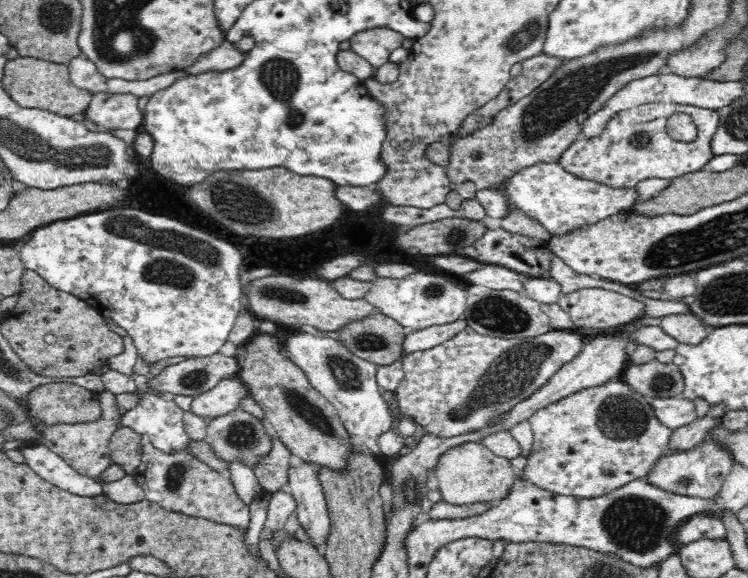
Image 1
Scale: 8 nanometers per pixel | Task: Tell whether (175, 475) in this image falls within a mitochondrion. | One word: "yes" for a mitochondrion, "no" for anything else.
yes

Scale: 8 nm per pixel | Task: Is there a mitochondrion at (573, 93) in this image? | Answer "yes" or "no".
yes

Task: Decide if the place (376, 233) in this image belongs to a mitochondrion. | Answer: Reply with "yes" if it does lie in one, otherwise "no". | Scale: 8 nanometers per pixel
no

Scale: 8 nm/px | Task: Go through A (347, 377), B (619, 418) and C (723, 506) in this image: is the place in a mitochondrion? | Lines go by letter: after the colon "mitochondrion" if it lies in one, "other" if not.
A: mitochondrion
B: mitochondrion
C: other

